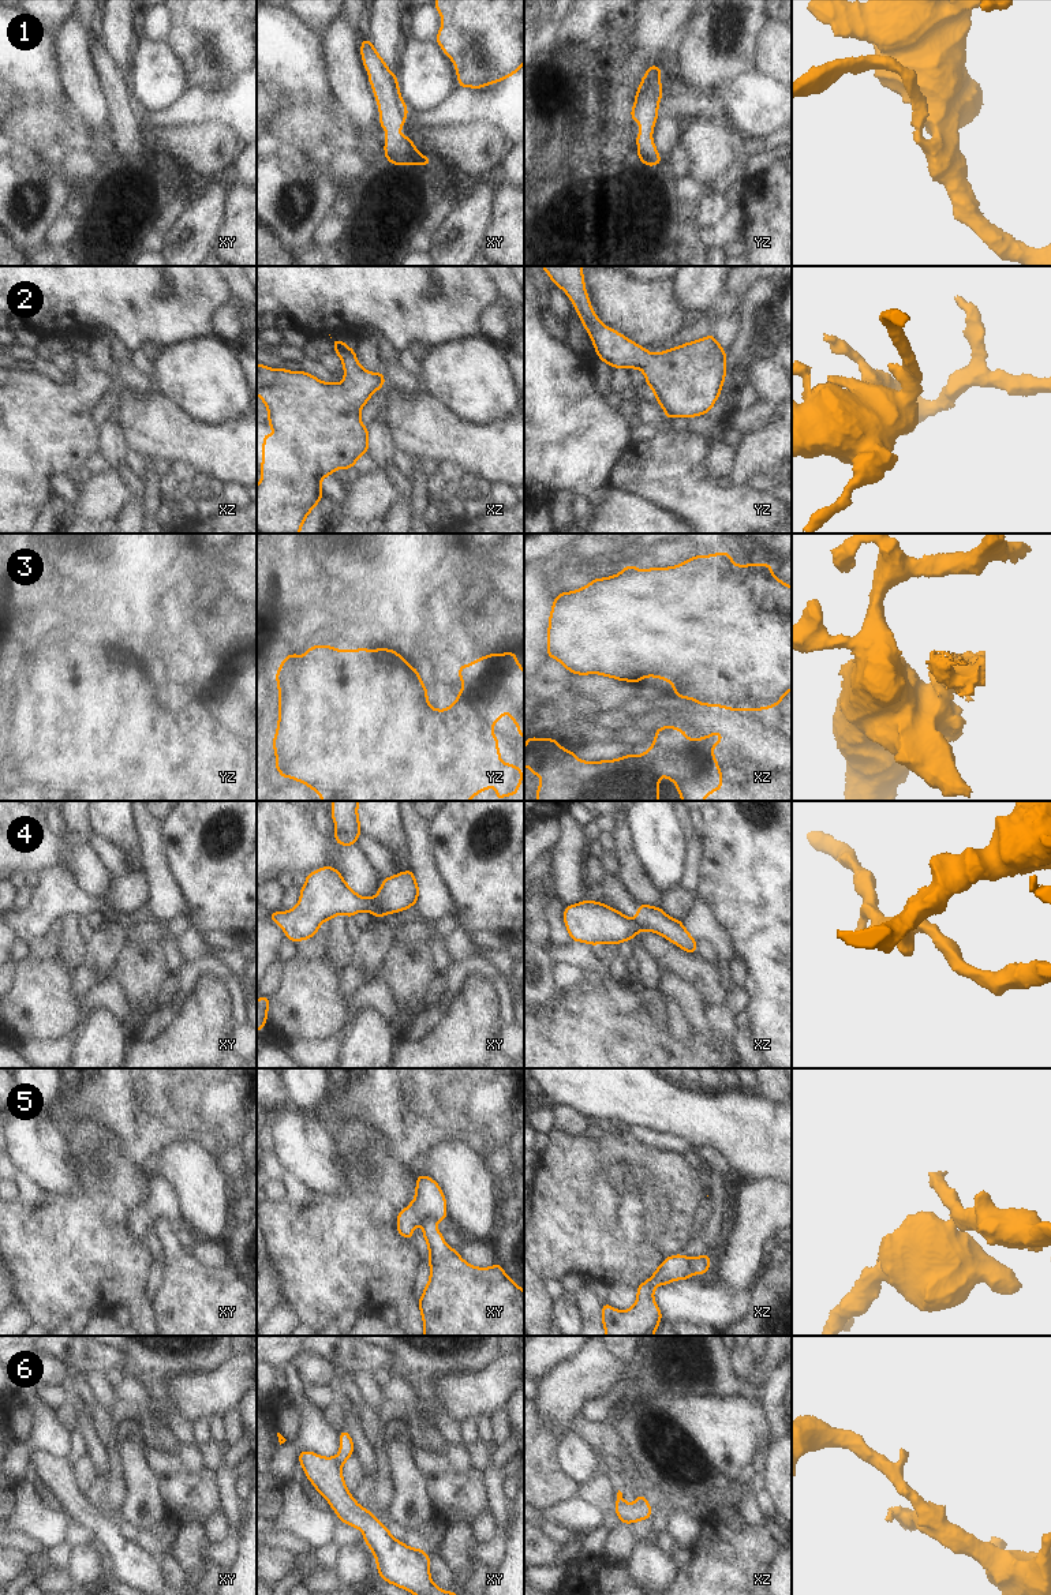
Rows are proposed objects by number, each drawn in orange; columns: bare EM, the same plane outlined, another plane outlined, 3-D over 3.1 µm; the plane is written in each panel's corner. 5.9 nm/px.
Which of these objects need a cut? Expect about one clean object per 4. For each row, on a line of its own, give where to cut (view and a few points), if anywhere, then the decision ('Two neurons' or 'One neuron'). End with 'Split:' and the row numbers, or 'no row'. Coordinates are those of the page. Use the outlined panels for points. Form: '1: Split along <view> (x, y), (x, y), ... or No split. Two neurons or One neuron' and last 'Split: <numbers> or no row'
1: No split. One neuron
2: No split. One neuron
3: Split along yz (463, 686), (474, 704), (483, 711), (485, 718), (492, 723). Two neurons
4: Split along xy (370, 898), (374, 902), (373, 913). Two neurons
5: Split along xy (437, 1220), (426, 1219), (422, 1223). Two neurons
6: No split. One neuron
Split: 3, 4, 5

